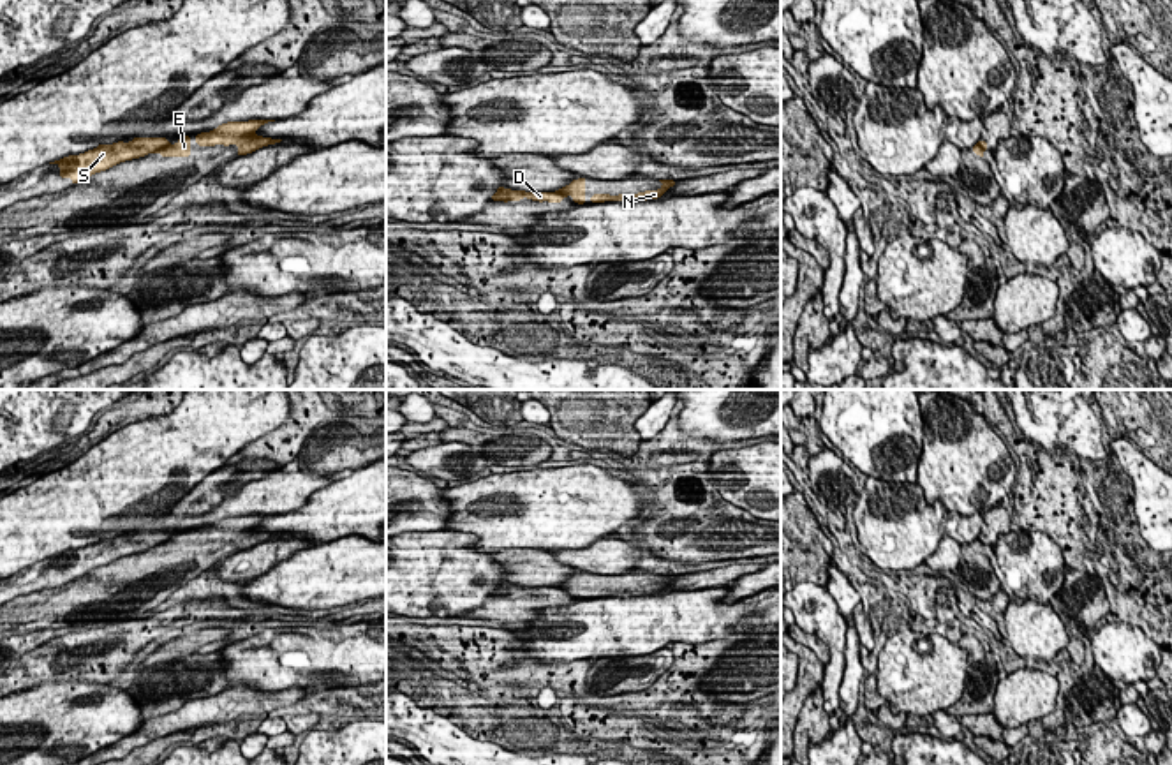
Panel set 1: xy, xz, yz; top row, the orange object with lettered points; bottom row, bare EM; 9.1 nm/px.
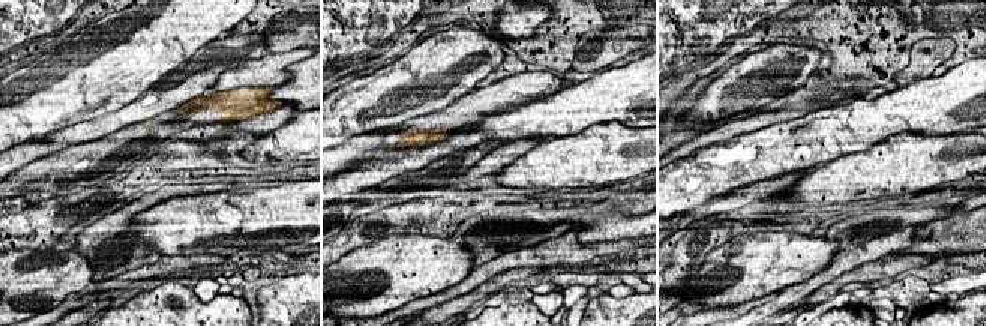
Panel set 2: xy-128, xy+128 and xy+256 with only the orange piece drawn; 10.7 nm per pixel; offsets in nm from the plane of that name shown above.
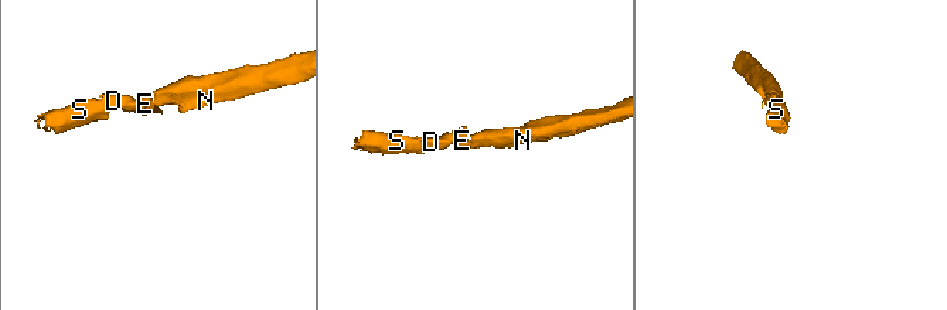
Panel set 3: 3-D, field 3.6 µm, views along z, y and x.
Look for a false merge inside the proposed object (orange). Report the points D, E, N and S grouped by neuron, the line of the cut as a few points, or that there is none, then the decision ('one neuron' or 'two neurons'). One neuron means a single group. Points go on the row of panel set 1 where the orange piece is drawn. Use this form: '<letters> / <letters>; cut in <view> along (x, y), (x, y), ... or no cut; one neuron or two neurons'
D S / E N; cut in xy along (168, 143), (155, 150); two neurons

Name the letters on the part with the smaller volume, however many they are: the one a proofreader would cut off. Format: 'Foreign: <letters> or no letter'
Foreign: D, S

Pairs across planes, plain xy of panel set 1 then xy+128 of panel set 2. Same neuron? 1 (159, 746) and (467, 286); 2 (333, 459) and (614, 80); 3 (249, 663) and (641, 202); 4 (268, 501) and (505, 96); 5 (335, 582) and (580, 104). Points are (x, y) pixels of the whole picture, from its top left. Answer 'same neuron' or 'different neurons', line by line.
1: different neurons
2: different neurons
3: different neurons
4: same neuron
5: different neurons

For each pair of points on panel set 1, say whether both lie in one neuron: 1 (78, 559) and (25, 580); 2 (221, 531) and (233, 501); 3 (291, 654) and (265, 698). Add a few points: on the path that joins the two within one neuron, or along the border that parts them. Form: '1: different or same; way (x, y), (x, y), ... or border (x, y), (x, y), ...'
1: same; way (66, 566), (37, 577)
2: different; border (267, 513), (228, 515), (219, 520)
3: different; border (235, 683), (261, 690), (300, 688), (305, 693)

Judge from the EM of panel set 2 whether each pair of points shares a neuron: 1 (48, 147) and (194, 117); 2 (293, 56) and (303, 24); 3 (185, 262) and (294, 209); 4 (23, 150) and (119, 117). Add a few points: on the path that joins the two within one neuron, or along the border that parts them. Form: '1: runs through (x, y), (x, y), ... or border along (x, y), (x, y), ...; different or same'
1: border along (137, 122), (102, 137), (69, 144); different
2: border along (269, 50), (284, 51); different
3: border along (165, 254), (221, 254), (224, 257); different
4: runs through (47, 146), (68, 135), (95, 128); same

